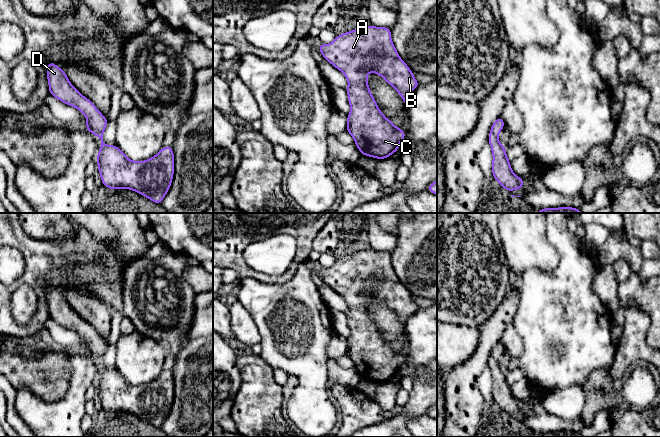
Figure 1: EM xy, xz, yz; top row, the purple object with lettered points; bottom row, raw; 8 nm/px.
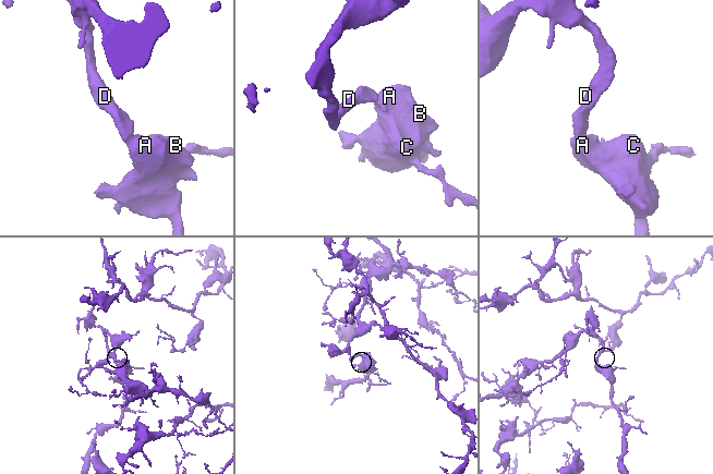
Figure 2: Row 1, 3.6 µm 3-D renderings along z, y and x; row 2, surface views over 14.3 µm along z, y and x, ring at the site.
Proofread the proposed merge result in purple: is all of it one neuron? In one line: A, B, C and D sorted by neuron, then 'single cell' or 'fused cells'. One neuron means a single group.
groups A B C D; single cell

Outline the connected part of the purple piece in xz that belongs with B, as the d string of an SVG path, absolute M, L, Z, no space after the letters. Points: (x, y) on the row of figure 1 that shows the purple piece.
M373 25L357 28L337 35L330 44L320 43L318 48L324 60L341 71L348 81L346 91L351 110L347 115L346 131L354 138L361 155L381 160L397 152L399 144L406 138L405 132L402 128L397 128L381 112L367 80L369 72L382 76L385 82L398 92L404 103L407 96L420 85L412 74L412 70L395 49L391 39L391 28Z

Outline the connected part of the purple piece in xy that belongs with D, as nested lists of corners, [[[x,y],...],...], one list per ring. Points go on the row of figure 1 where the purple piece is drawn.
[[[51,61],[47,63],[47,80],[49,94],[83,113],[87,119],[85,130],[101,140],[96,161],[102,186],[130,189],[160,205],[173,180],[173,147],[162,147],[146,161],[130,160],[119,147],[103,142],[108,119],[71,84],[65,71]]]

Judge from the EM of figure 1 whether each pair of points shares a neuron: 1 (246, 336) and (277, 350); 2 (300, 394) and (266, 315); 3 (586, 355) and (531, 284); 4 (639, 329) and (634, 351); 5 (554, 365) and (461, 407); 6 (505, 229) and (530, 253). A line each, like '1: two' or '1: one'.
1: two
2: one
3: one
4: one
5: two
6: one

